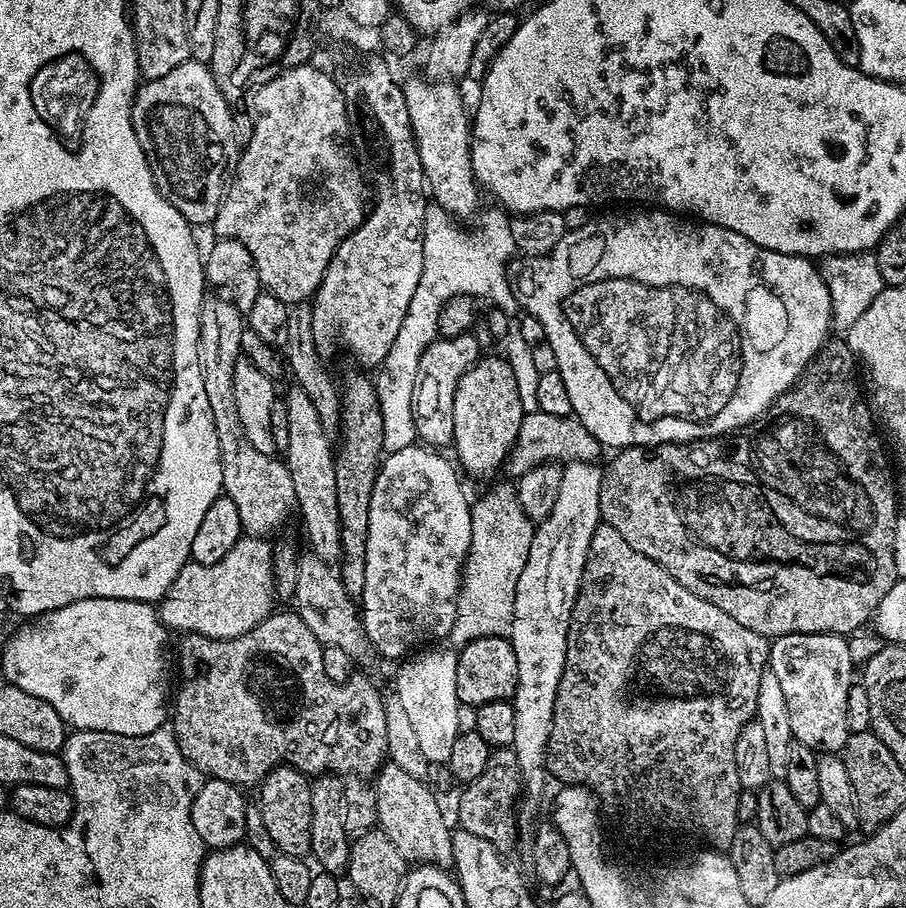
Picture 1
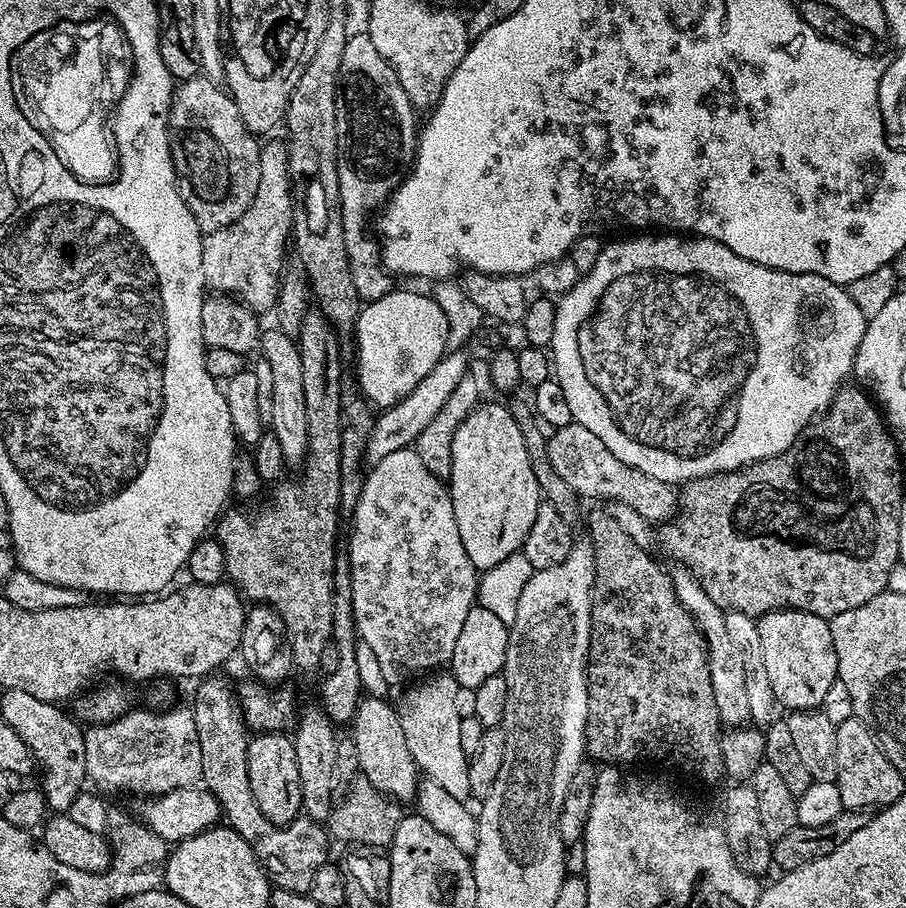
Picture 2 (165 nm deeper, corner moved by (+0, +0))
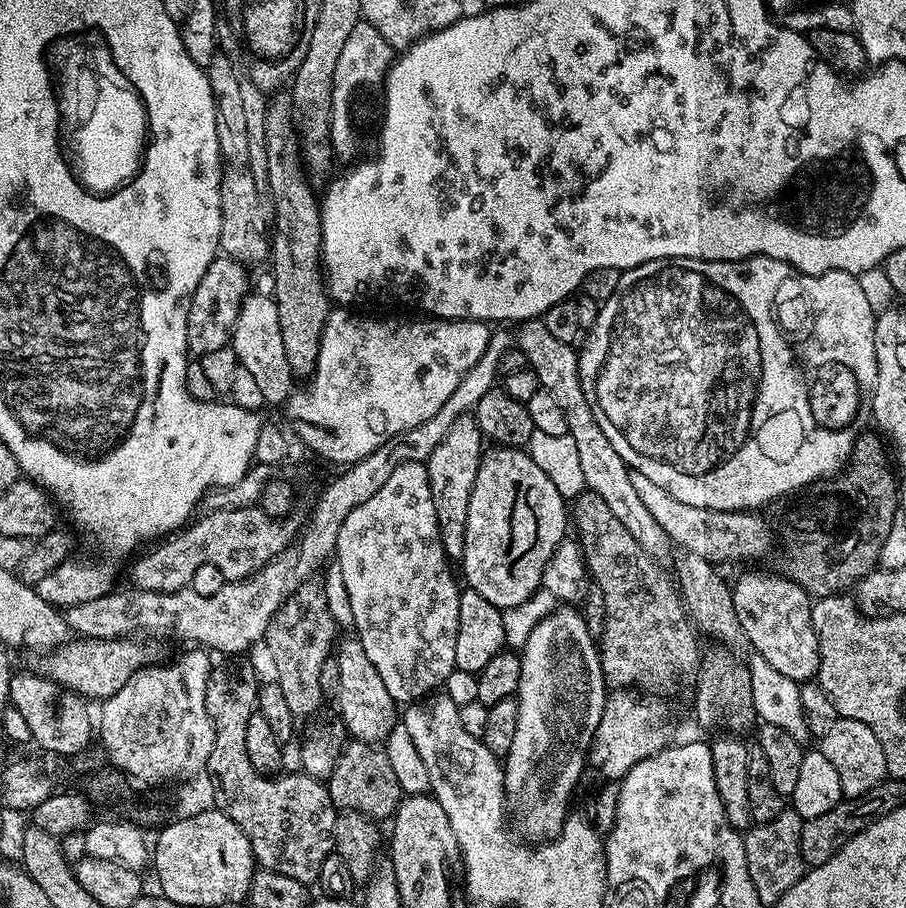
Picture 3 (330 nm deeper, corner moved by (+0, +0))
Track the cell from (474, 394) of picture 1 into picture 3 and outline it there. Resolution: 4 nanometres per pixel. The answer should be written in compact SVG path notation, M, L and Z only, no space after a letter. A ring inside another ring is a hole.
M489 447L488 452L485 451L480 458L478 472L474 478L474 486L470 490L470 511L466 513L466 546L464 547L464 558L462 567L464 567L464 576L462 572L462 580L467 587L474 589L478 594L482 594L482 598L486 598L486 602L490 602L498 609L513 608L522 602L529 600L532 595L541 591L542 570L546 566L546 562L550 560L554 554L556 547L566 539L566 533L570 528L570 512L566 507L566 499L559 493L558 487L554 486L550 478L542 472L541 467L528 456L527 451L521 450L519 447Z

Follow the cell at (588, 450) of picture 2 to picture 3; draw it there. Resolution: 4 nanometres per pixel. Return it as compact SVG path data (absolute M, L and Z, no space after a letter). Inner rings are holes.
M629 471L630 482L634 484L634 491L638 493L638 498L642 498L646 510L650 510L650 515L662 530L666 530L669 541L673 545L678 544L678 548L690 554L698 554L698 558L706 558L711 564L723 566L727 560L760 560L772 548L772 528L755 511L727 512L726 510L706 510L702 506L690 506L686 502L678 502L678 498L673 498L671 494L666 494L662 486L657 486L655 482L650 482L646 474L638 474Z

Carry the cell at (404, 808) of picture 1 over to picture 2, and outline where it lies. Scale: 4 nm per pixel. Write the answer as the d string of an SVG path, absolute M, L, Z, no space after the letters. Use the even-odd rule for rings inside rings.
M365 695L350 721L350 739L354 742L354 750L358 750L359 775L370 782L370 786L377 788L383 796L389 796L397 802L415 801L416 786L418 783L418 769L414 758L410 754L410 746L406 746L406 734L402 734L402 722L399 711L388 705L387 699Z

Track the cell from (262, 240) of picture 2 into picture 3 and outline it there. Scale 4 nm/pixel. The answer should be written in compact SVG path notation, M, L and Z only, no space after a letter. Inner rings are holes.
M220 254L210 262L206 274L202 274L202 282L198 282L198 290L194 290L188 311L186 338L189 353L193 357L205 356L229 343L240 307L244 305L244 298L250 292L248 272L249 269L240 261Z

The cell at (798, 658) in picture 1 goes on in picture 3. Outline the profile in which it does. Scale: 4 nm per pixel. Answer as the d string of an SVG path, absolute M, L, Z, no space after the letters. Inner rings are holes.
M748 572L740 576L731 585L734 598L734 614L738 614L738 622L744 631L744 639L750 645L755 655L766 658L774 670L786 674L786 678L797 682L808 682L815 677L820 668L820 651L818 650L818 638L814 634L812 625L813 597L802 586L789 580L787 575L771 576L768 572Z

